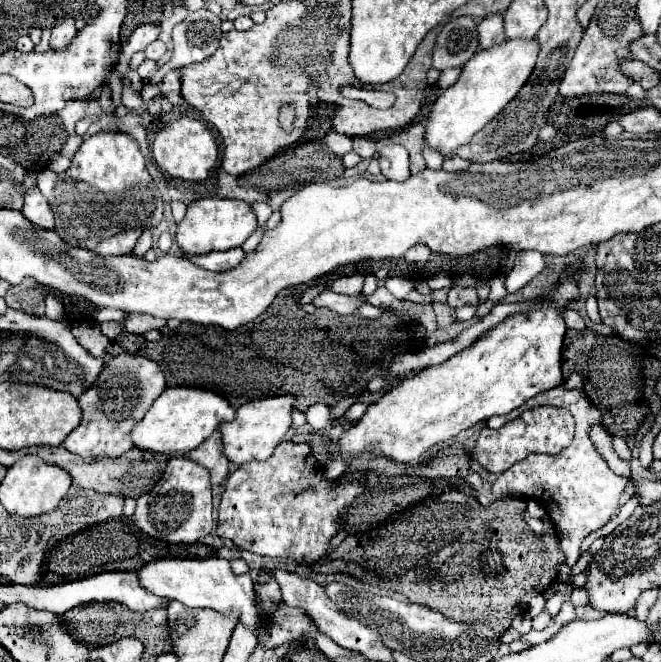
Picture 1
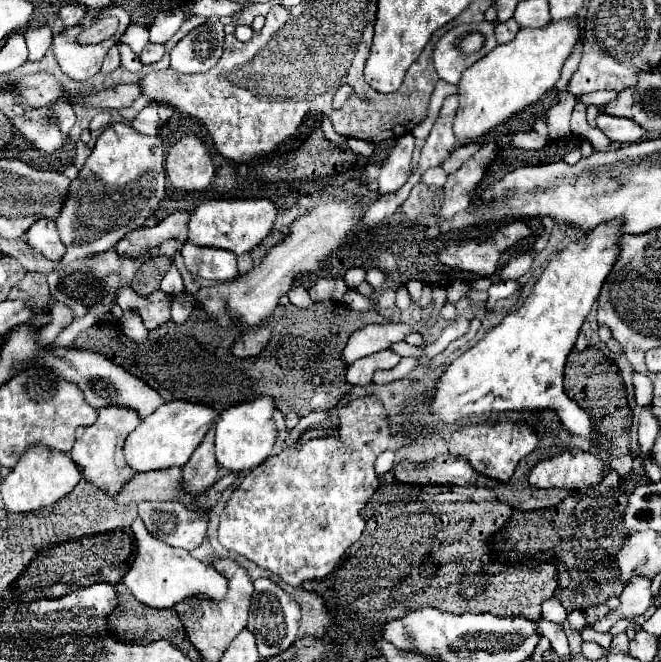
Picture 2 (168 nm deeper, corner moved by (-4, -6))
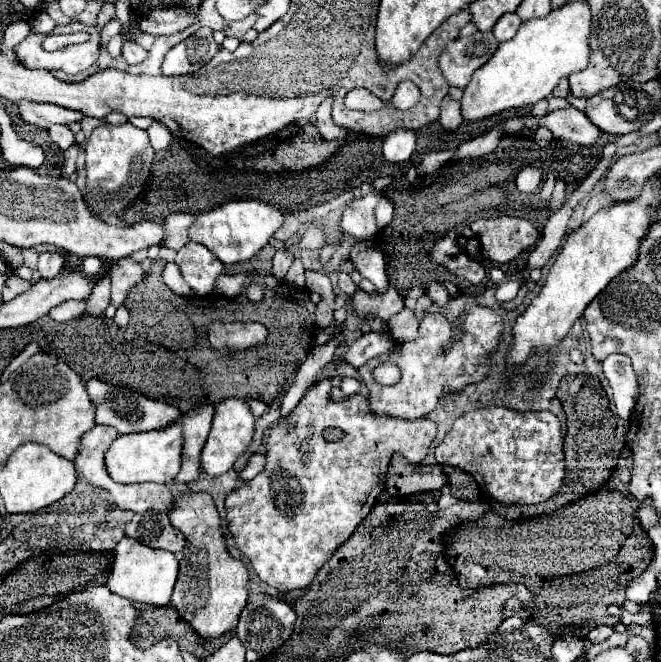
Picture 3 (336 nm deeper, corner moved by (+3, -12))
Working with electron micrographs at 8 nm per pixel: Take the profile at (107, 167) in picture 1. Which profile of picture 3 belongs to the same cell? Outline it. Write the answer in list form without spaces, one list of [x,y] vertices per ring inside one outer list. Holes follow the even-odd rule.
[[[102,124],[88,138],[84,152],[86,152],[86,190],[88,190],[88,194],[84,196],[86,206],[96,216],[102,216],[104,212],[120,214],[138,198],[150,176],[150,170],[144,176],[138,176],[138,172],[134,170],[152,166],[154,148],[150,146],[148,134],[132,124],[122,124],[122,126]]]

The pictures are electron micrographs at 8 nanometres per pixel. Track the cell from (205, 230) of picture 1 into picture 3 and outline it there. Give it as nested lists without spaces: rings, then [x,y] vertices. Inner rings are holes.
[[[236,200],[200,214],[190,226],[188,236],[192,242],[204,244],[220,262],[234,264],[250,260],[260,248],[264,248],[274,232],[282,226],[282,222],[282,212],[270,204],[264,204],[260,200]]]

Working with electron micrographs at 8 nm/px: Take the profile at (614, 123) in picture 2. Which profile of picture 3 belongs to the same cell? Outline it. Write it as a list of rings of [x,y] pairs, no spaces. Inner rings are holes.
[[[574,106],[564,108],[564,110],[554,110],[546,116],[524,116],[524,124],[530,126],[546,126],[556,138],[576,142],[576,144],[594,144],[600,140],[602,130],[596,128],[588,116]]]

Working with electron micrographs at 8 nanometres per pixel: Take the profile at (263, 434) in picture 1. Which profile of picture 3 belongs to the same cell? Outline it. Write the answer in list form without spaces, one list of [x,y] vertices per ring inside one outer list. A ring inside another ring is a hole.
[[[230,398],[230,400],[220,402],[214,412],[212,432],[210,432],[208,442],[204,444],[204,450],[202,450],[202,458],[200,458],[202,470],[210,476],[226,474],[234,466],[238,456],[246,452],[246,448],[252,442],[252,436],[254,436],[254,416],[252,416],[248,404],[238,398]]]

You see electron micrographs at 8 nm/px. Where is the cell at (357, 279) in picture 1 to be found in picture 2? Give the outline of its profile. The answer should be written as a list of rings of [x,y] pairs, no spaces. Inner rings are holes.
[[[349,268],[343,280],[347,282],[347,286],[349,286],[349,288],[353,288],[353,290],[355,290],[355,288],[365,280],[365,270],[363,270],[363,268]]]

